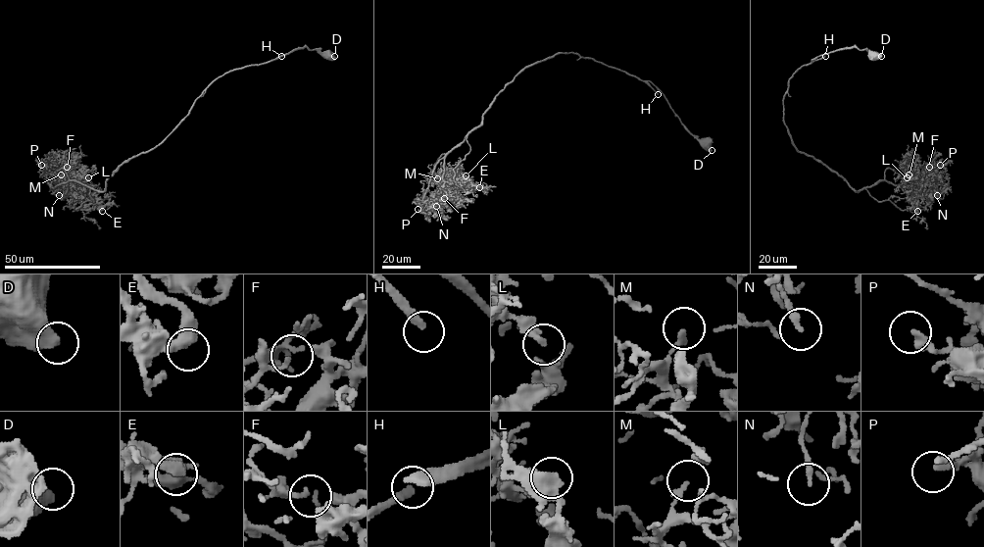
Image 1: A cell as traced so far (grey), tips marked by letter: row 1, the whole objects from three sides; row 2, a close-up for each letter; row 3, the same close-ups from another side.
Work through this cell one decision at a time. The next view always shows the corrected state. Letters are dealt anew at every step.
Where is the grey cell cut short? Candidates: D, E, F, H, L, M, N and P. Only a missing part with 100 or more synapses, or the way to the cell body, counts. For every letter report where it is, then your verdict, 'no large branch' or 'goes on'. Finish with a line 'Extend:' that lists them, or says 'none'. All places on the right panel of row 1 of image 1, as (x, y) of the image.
D: at (881, 56); no large branch
E: at (917, 211); goes on
F: at (929, 167); no large branch
H: at (825, 56); goes on
L: at (907, 177); no large branch
M: at (909, 174); no large branch
N: at (937, 195); no large branch
P: at (940, 165); no large branch
Extend: E, H

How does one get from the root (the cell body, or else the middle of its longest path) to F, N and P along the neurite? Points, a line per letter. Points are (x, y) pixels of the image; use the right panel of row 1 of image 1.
F: (873, 57), (845, 47), (793, 74), (783, 99), (793, 144), (855, 191), (881, 180), (918, 186), (929, 167)
N: (873, 57), (845, 47), (793, 74), (783, 99), (792, 142), (855, 191), (932, 179), (943, 185), (937, 195)
P: (873, 57), (845, 47), (793, 74), (783, 99), (793, 144), (855, 191), (918, 186), (940, 165)

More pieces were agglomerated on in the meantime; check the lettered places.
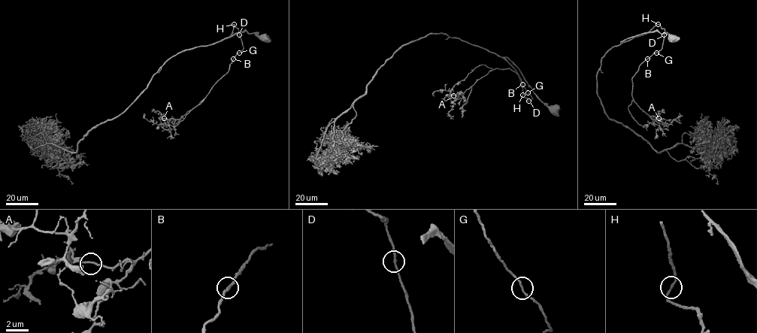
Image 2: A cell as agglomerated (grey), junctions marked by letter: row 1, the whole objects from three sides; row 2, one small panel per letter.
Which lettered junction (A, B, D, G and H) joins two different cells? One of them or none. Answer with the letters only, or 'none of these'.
none of these

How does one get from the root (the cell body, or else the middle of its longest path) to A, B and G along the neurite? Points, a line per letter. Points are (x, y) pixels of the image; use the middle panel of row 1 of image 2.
A: (552, 110), (507, 57), (518, 74), (522, 96), (531, 100), (510, 68), (491, 70), (453, 95)
B: (552, 110), (539, 98), (520, 70), (506, 57), (518, 74), (522, 96), (528, 101), (532, 98), (522, 84)
G: (552, 110), (539, 98), (520, 70), (506, 57), (518, 74), (522, 96), (528, 101), (532, 98), (528, 92)

